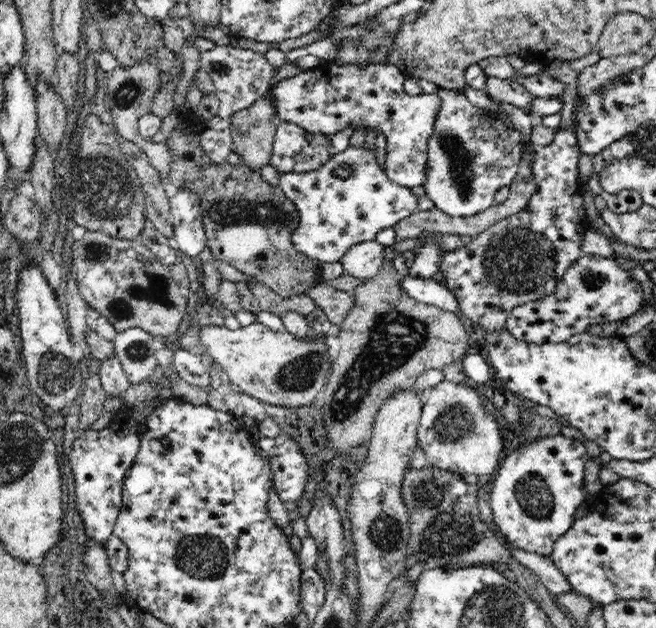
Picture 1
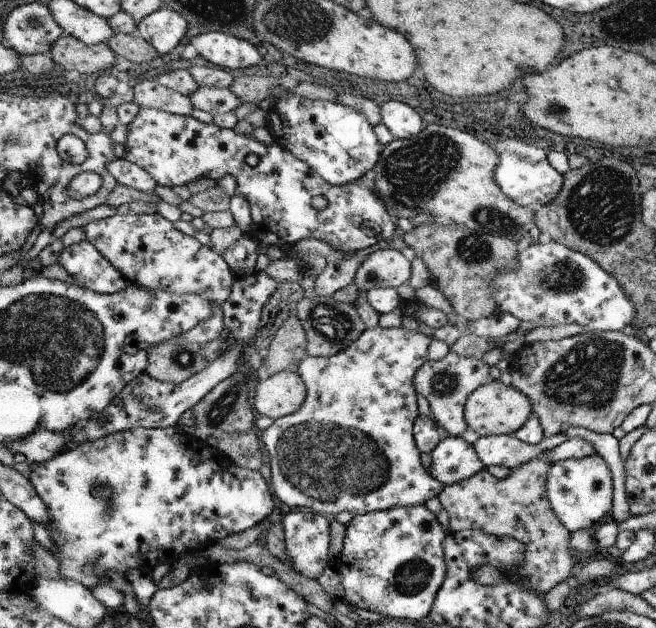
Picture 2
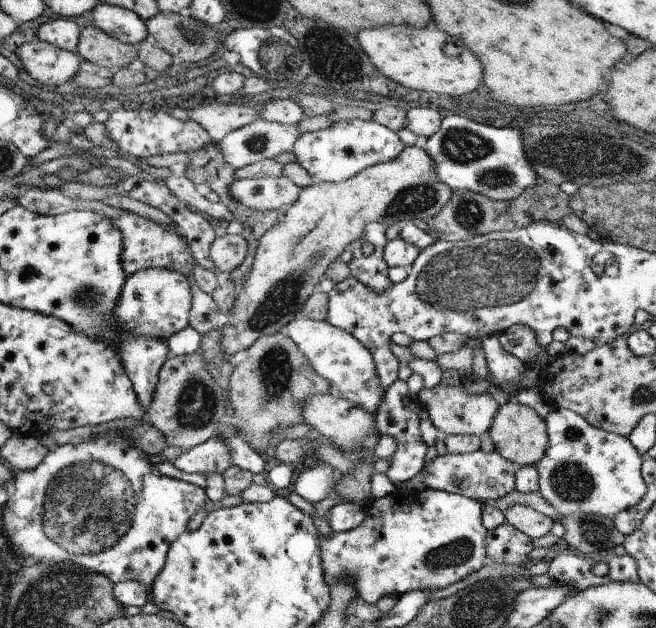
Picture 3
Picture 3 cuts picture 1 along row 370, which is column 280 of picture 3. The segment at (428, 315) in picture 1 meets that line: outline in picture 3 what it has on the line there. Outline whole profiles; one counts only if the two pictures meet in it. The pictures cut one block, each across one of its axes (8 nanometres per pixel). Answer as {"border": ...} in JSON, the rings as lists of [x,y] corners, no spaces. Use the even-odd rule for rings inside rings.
{"border":[[[280,331],[261,336],[247,348],[247,353],[246,358],[235,366],[228,394],[236,416],[246,420],[242,429],[236,428],[238,436],[255,451],[264,454],[274,428],[304,423],[301,408],[305,400],[312,395],[333,392],[333,388],[314,370],[296,343]]]}

